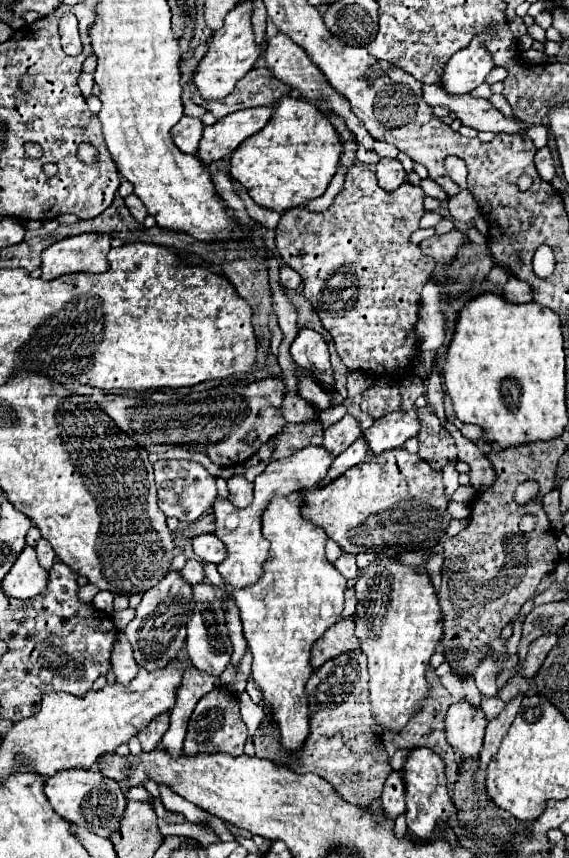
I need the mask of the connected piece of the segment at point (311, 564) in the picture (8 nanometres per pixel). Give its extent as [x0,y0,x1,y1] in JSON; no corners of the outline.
[204,493,345,751]

